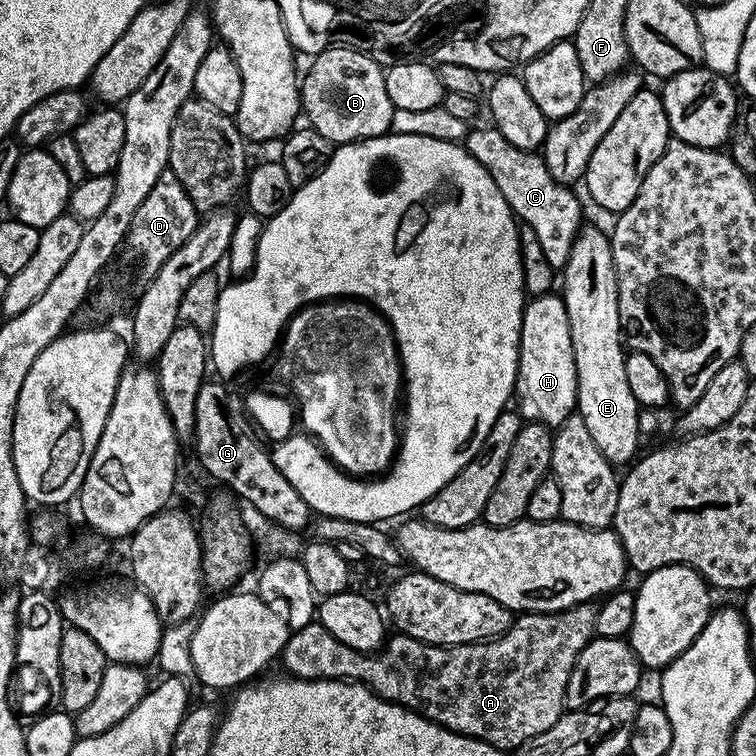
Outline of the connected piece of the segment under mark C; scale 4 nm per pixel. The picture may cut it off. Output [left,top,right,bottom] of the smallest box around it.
[463,126,582,269]

